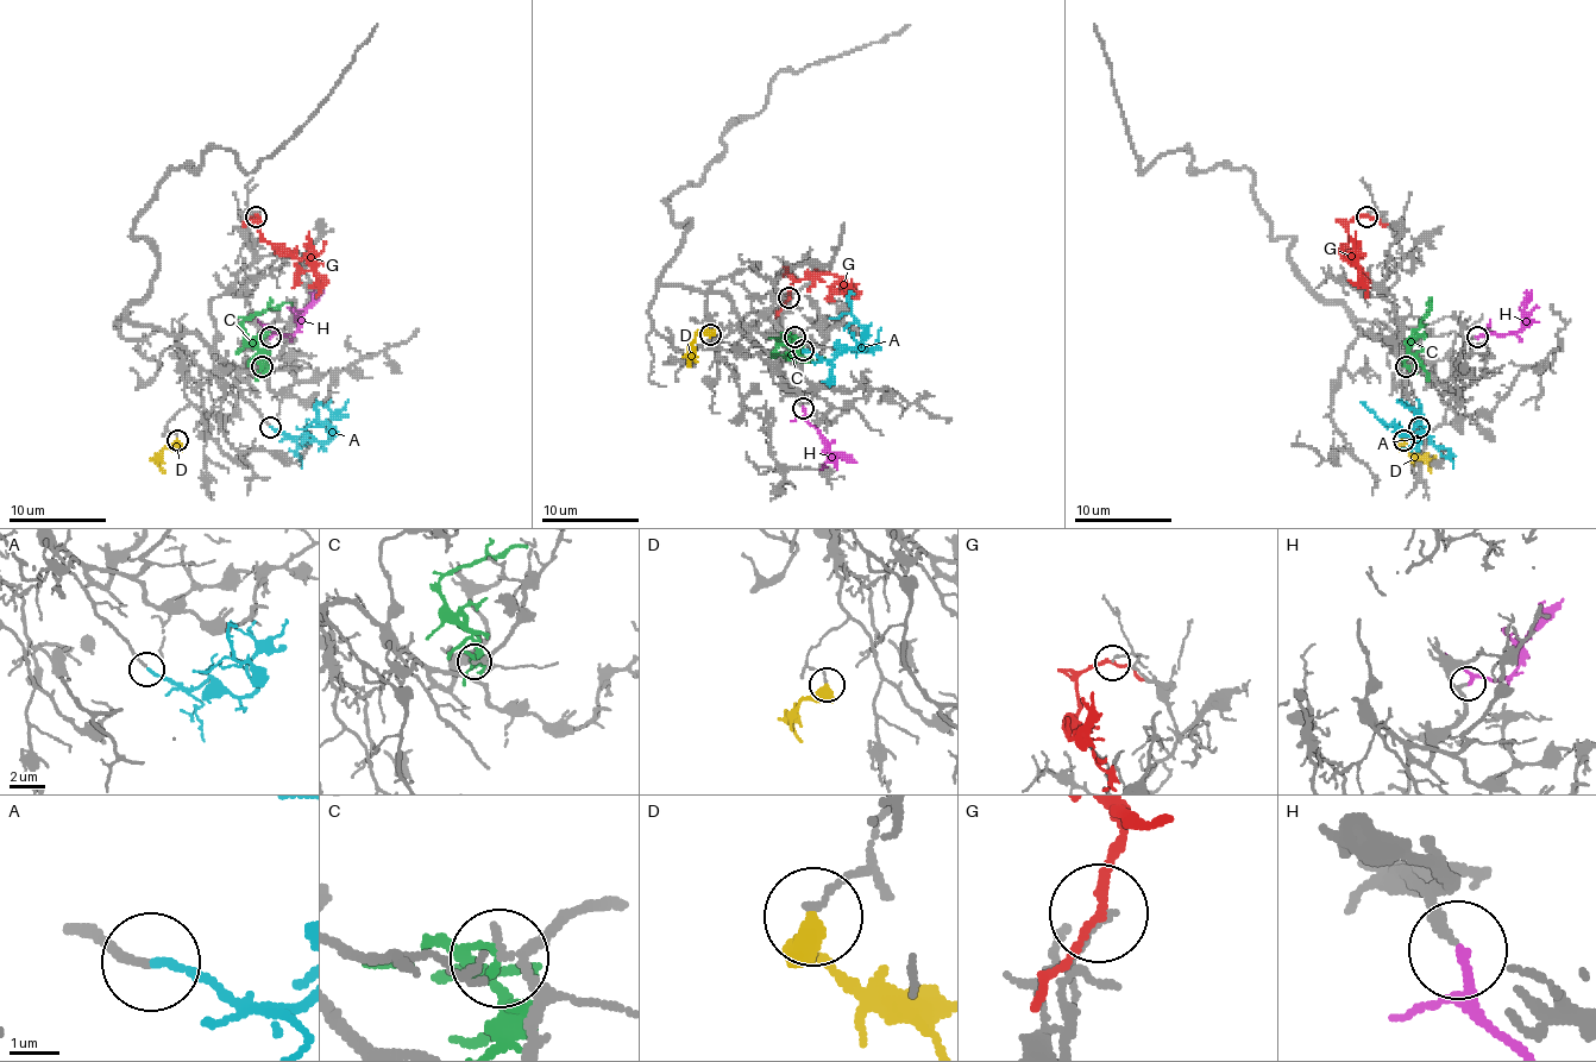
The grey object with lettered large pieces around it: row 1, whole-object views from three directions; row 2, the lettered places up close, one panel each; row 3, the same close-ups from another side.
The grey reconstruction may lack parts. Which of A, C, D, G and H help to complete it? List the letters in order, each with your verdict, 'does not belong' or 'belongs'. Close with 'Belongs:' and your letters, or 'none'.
A: belongs
C: does not belong
D: does not belong
G: does not belong
H: belongs
Belongs: A, H

